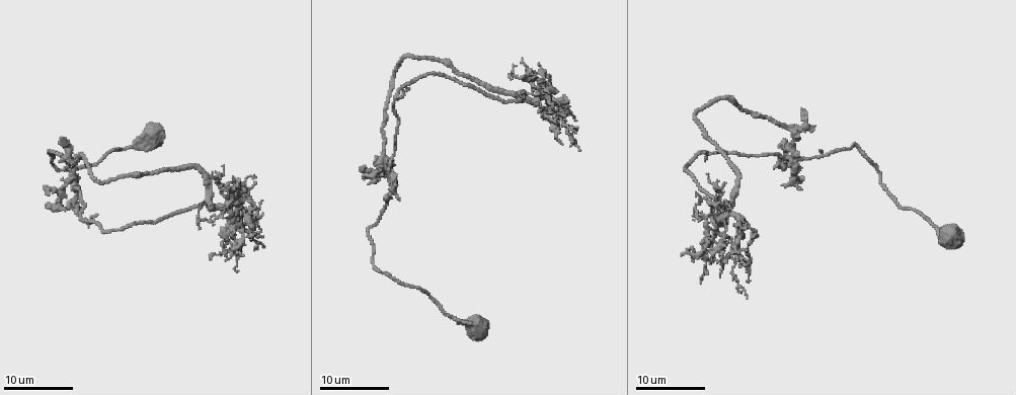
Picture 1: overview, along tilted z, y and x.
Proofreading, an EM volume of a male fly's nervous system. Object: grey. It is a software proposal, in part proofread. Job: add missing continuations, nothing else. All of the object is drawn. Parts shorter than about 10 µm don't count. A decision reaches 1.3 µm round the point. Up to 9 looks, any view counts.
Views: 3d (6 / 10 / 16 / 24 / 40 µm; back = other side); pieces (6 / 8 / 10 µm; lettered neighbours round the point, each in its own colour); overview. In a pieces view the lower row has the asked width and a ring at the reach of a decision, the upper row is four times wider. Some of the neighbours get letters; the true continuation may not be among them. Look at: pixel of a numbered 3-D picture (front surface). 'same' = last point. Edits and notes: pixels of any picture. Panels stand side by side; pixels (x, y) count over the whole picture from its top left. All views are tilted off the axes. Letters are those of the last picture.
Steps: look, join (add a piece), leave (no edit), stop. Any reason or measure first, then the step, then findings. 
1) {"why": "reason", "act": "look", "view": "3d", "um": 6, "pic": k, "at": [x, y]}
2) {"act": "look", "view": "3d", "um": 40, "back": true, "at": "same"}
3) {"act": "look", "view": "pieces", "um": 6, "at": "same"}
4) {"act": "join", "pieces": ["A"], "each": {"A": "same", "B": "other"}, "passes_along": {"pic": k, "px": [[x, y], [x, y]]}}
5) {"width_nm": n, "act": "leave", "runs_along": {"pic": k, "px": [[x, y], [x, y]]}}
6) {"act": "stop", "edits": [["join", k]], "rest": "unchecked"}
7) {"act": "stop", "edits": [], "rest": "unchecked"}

{"why": "tapers out", "act": "look", "view": "pieces", "um": 6, "pic": 1, "at": [720, 276]}

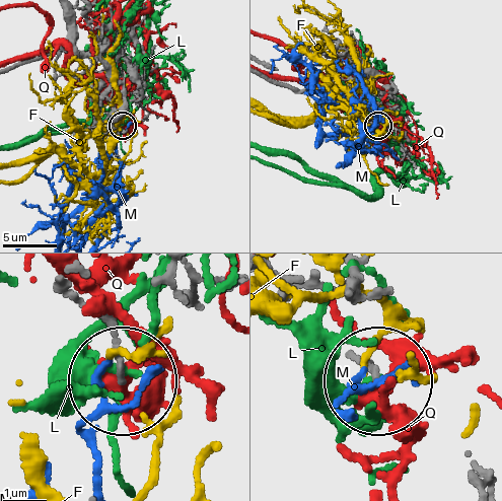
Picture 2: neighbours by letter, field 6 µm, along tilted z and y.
{"act": "leave", "each": {"F": "other", "L": "other", "M": "other", "Q": "other"}, "found": "none of them fits"}

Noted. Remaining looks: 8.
{"why": "an open end", "act": "look", "view": "pieces", "um": 8, "pic": 1, "at": [561, 141]}

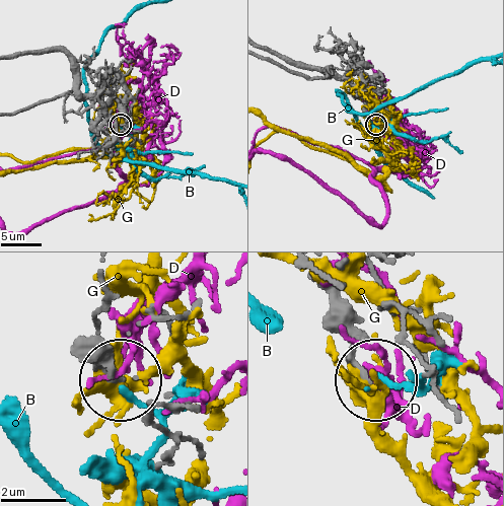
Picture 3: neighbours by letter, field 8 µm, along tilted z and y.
{"act": "leave", "each": {"B": "other", "D": "other", "G": "other"}, "found": "no lettered piece goes on from it"}

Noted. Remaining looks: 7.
{"why": "free end", "act": "look", "view": "pieces", "um": 6, "pic": 1, "at": [204, 206]}

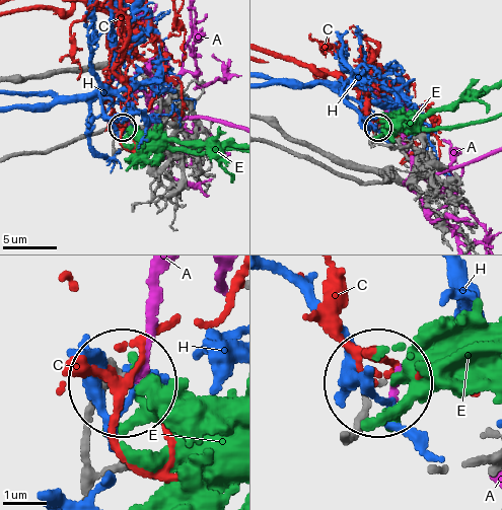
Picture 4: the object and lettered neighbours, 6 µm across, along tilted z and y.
{"act": "leave", "each": {"A": "other", "C": "other", "E": "other", "H": "other"}, "found": "none of them fits"}

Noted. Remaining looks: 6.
{"why": "branch stops here", "act": "look", "view": "pieces", "um": 6, "pic": 1, "at": [717, 194]}

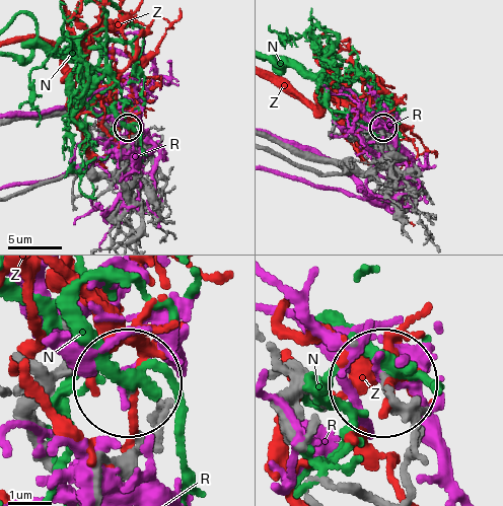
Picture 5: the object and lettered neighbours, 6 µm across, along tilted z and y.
{"act": "leave", "each": {"N": "other", "R": "other", "Z": "other"}, "found": "no lettered piece goes on from it"}

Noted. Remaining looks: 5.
{"act": "stop", "edits": [], "rest": "unchecked"}

